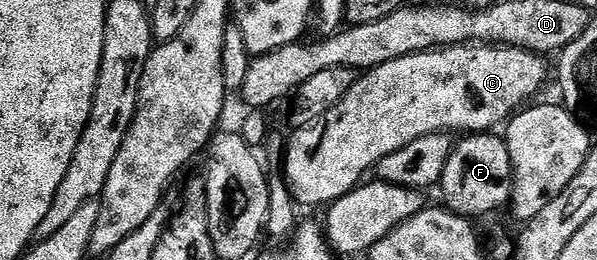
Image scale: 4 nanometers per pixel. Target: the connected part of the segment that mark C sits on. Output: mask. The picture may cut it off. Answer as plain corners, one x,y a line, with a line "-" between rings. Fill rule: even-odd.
460,45
457,47
441,47
433,51
418,51
405,57
397,57
397,61
385,61
385,65
377,65
371,71
360,74
356,78
355,84
345,93
345,97
333,109
326,111
319,119
300,126
299,131
287,143
287,156
283,159
282,178
285,180
288,189
291,191
291,198
295,200
300,208
320,207
326,208
332,203
336,203
345,193
349,193
354,187
360,186
363,174
367,170
374,168
389,153
397,153
397,149
405,149
409,141
415,141
422,135
441,135
444,133
480,133
490,132
500,125
506,124
516,111
524,105
530,104
536,98
535,94
543,87
543,82
547,79
547,63
542,54
533,51
524,51
521,47
504,47
502,45

